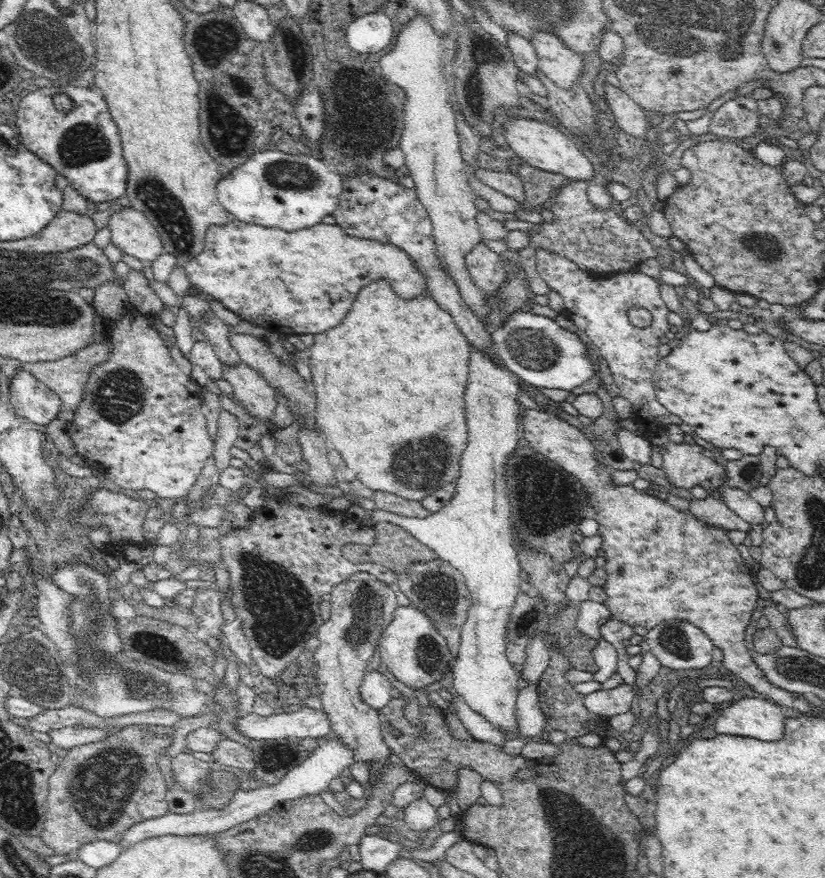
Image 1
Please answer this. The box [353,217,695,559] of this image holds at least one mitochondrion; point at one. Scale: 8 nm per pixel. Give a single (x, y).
(534, 349)

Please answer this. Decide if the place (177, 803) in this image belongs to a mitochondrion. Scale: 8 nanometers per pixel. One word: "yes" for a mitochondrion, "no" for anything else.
no

